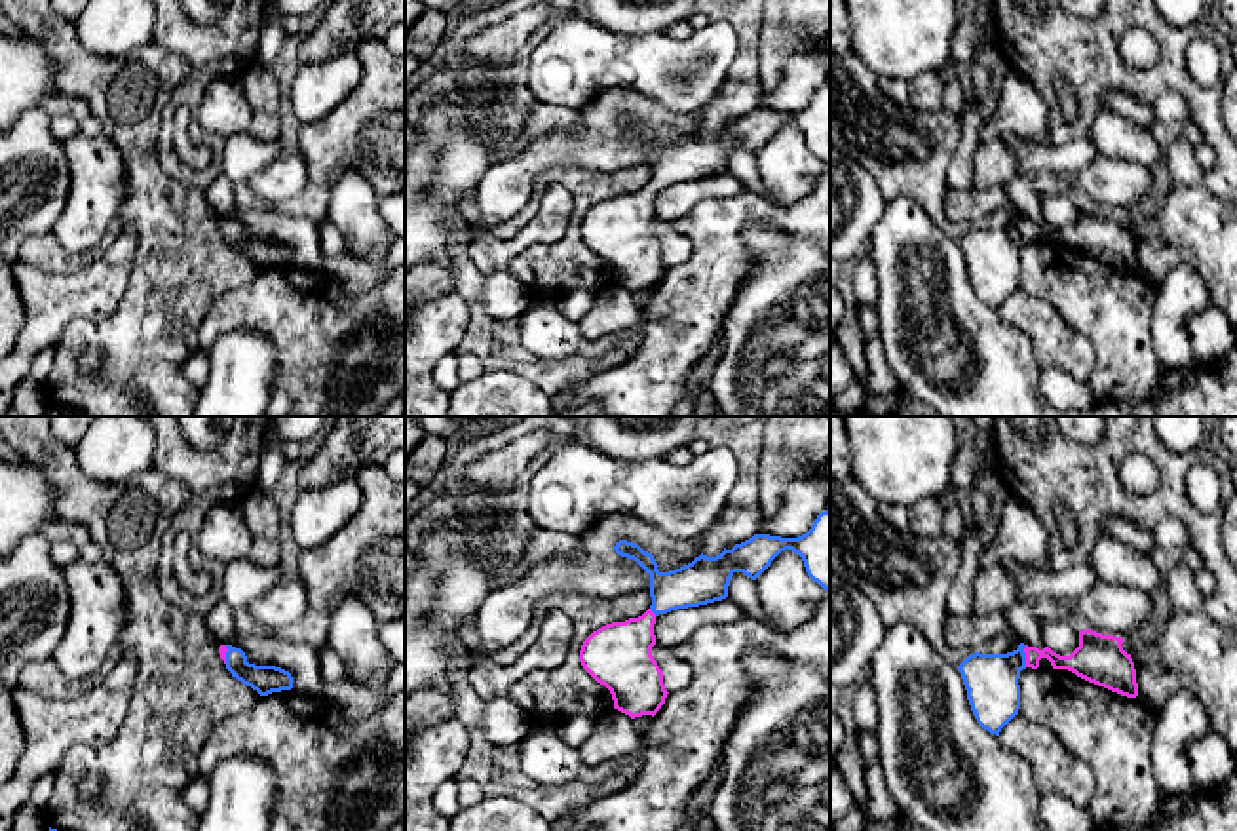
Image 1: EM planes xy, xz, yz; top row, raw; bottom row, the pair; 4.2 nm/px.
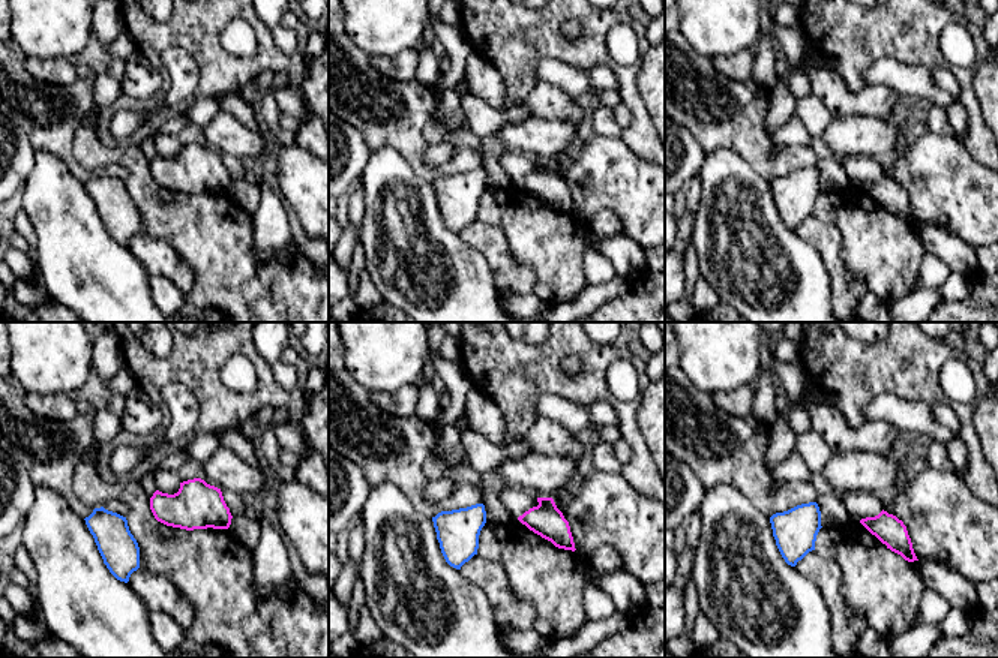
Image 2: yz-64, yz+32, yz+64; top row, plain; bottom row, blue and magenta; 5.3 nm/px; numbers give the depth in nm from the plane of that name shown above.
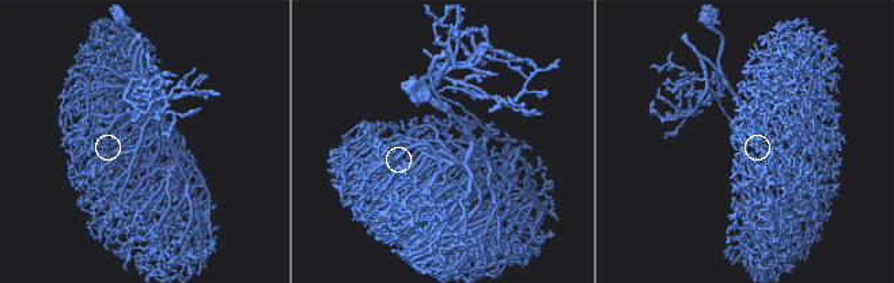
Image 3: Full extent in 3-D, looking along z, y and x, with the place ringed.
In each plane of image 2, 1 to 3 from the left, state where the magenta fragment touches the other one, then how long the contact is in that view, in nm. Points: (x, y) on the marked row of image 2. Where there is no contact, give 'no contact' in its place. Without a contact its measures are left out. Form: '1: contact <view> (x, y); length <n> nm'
1: no contact
2: no contact
3: no contact

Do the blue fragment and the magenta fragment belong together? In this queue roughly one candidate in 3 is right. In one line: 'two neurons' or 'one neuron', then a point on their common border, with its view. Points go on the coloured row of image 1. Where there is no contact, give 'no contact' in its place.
one neuron | yz (1025, 657)

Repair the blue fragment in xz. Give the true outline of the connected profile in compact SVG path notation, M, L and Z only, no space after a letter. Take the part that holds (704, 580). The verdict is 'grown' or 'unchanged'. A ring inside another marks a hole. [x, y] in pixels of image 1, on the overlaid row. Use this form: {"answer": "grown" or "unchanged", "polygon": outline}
{"answer": "grown", "polygon": "M830 512L817 515L811 529L798 538L754 534L716 557L699 555L692 563L659 572L652 553L638 544L619 540L616 553L637 561L650 574L650 609L625 622L612 622L593 631L581 645L583 669L604 685L614 709L631 719L656 715L665 704L663 673L652 656L656 645L654 624L659 614L699 607L728 597L735 572L756 580L785 550L804 561L808 576L830 591Z"}

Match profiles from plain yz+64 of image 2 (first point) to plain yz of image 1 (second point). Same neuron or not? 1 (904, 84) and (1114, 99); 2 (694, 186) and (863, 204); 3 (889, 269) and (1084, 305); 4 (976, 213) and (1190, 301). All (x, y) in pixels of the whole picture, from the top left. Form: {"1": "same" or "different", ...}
{"1": "same", "2": "different", "3": "same", "4": "different"}

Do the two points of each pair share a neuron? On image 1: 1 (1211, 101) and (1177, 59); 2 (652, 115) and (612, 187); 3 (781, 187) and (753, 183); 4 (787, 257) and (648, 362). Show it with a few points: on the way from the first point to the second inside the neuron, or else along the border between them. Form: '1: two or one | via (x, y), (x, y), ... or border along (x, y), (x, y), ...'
1: one | via (1198, 97), (1177, 73)
2: two | border along (645, 164), (614, 170), (578, 168)
3: two | border along (753, 154), (761, 185), (772, 200)
4: two | border along (749, 251), (749, 272), (726, 314), (721, 337)

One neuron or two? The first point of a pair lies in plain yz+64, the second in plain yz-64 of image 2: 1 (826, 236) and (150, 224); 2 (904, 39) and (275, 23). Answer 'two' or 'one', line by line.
1: two
2: two

